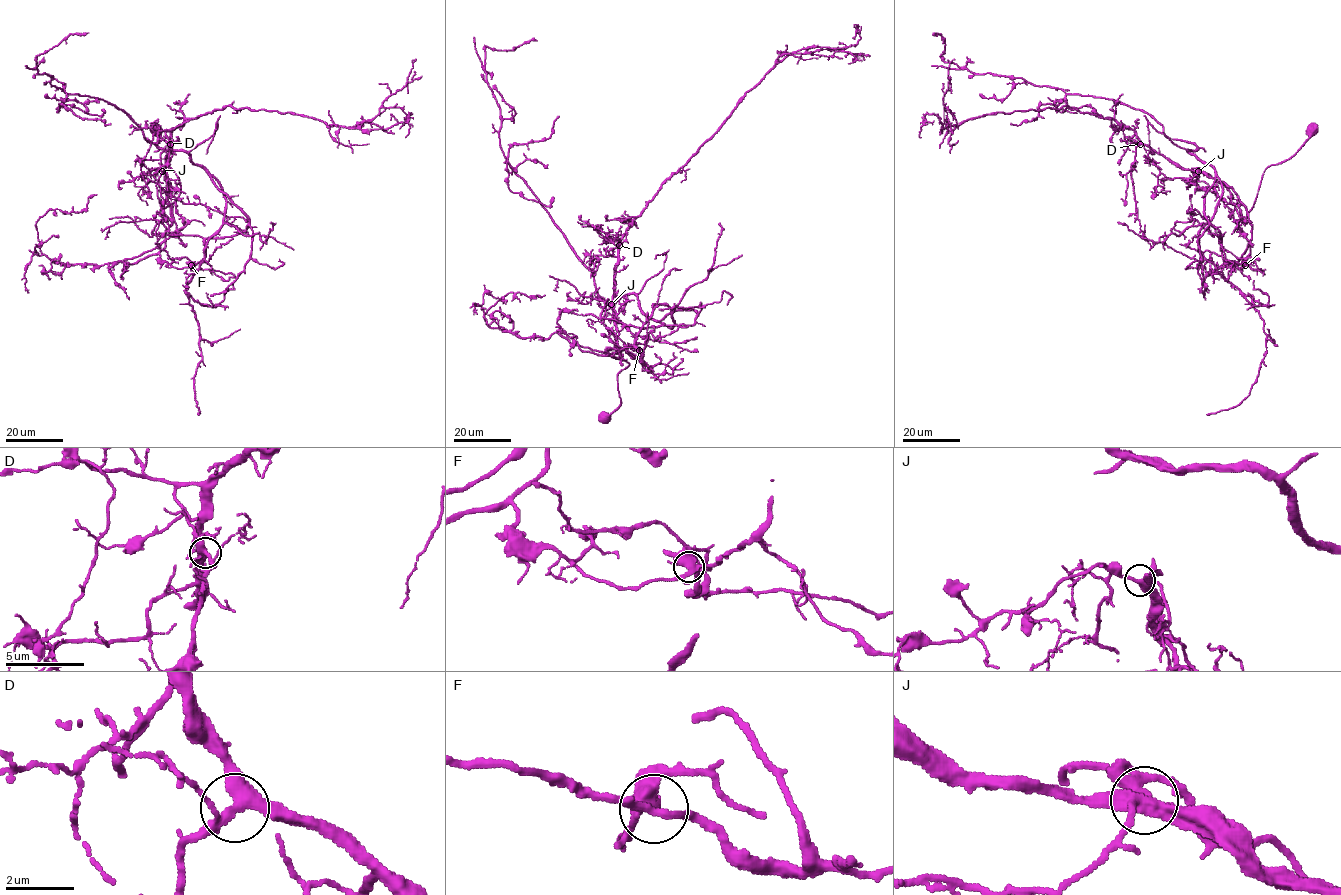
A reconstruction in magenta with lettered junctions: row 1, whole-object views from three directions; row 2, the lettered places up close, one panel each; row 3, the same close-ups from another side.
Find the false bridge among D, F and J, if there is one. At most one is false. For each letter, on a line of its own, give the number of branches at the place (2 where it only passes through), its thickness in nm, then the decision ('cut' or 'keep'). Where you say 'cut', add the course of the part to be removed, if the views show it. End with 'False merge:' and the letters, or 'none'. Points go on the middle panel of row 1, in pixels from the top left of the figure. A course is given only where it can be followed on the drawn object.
D: 4 | 380 nm | keep
F: 4 | 400 nm | cut | (639, 350), (696, 312), (654, 320), (634, 293), (607, 303), (500, 144), (485, 48), (537, 41)
J: 4 | 360 nm | keep
False merge: F

